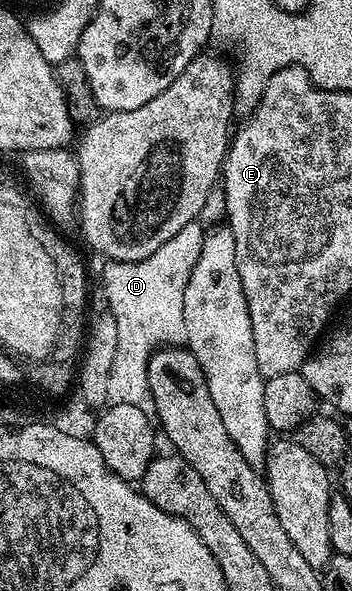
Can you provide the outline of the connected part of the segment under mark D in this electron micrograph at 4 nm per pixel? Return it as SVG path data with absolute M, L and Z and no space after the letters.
M199 220L191 221L174 235L174 239L166 239L154 255L141 261L108 261L105 264L106 309L114 315L114 323L118 323L118 351L114 355L114 367L110 367L110 383L106 386L108 405L130 403L130 407L138 407L138 411L155 414L148 364L157 349L180 347L186 342L182 303L186 299L190 271L194 271L194 263L198 263L198 254L202 251L205 232Z

